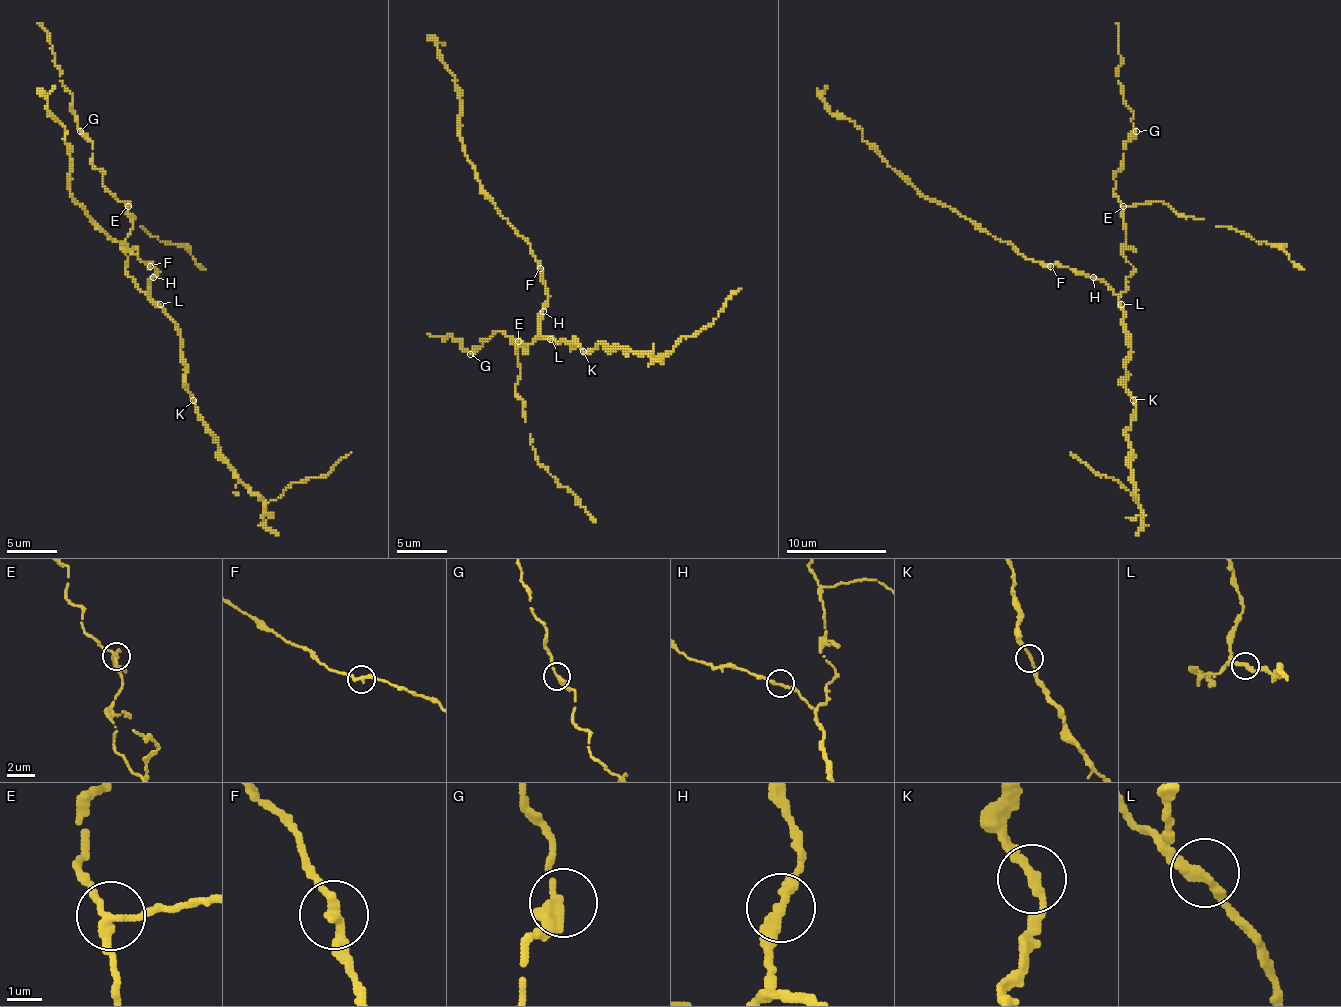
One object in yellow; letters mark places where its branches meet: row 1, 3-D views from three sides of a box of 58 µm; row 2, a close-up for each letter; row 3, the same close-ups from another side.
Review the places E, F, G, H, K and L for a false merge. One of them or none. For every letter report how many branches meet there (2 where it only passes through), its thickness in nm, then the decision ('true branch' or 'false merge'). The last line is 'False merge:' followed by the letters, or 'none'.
E: 3 branches meet; 220 nm thick; true branch
F: 2 branches meet; 300 nm thick; true branch
G: 2 branches meet; 300 nm thick; true branch
H: 2 branches meet; 280 nm thick; true branch
K: 2 branches meet; 280 nm thick; true branch
L: 2 branches meet; 280 nm thick; true branch
False merge: none

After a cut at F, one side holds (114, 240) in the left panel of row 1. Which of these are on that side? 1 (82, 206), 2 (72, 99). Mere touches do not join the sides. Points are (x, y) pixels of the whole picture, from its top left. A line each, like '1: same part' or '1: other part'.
1: same part
2: other part

